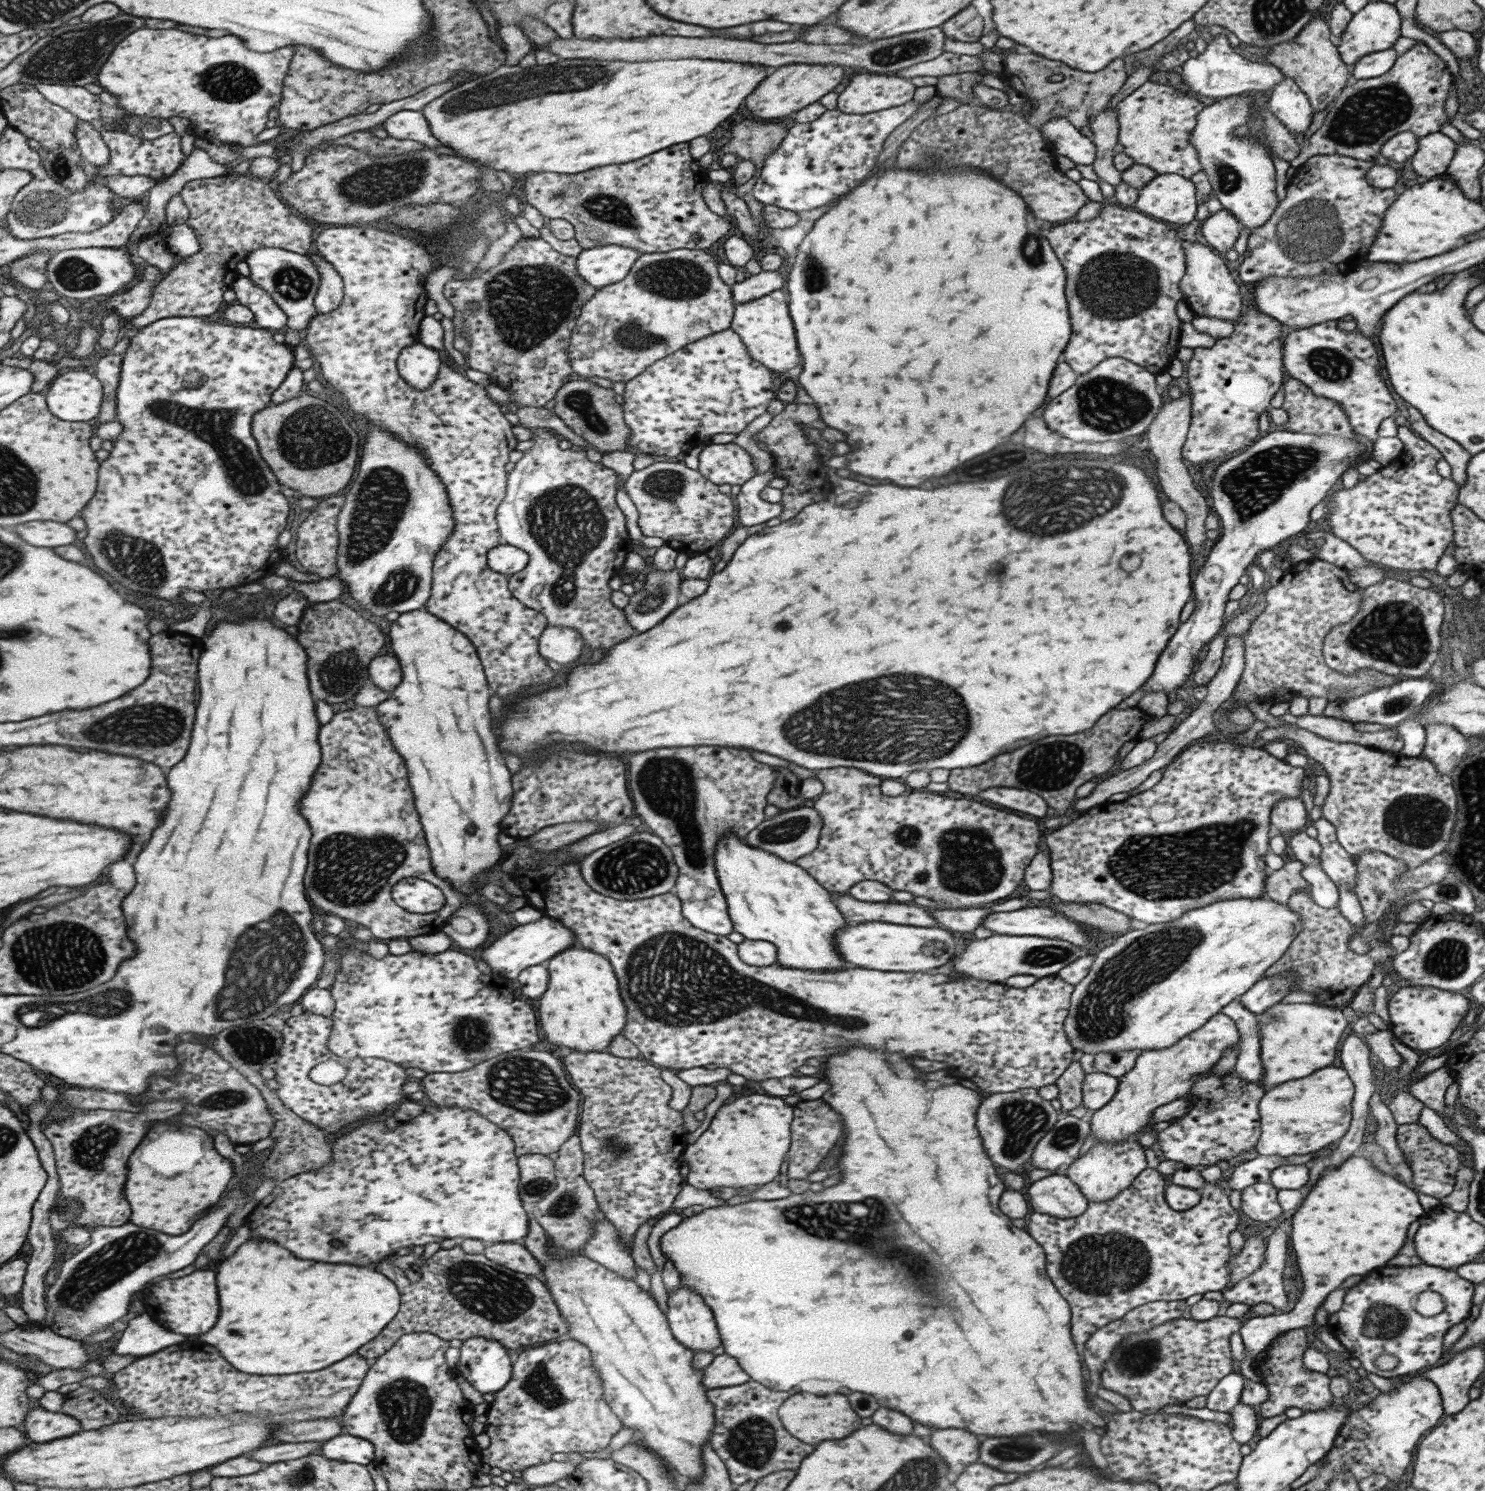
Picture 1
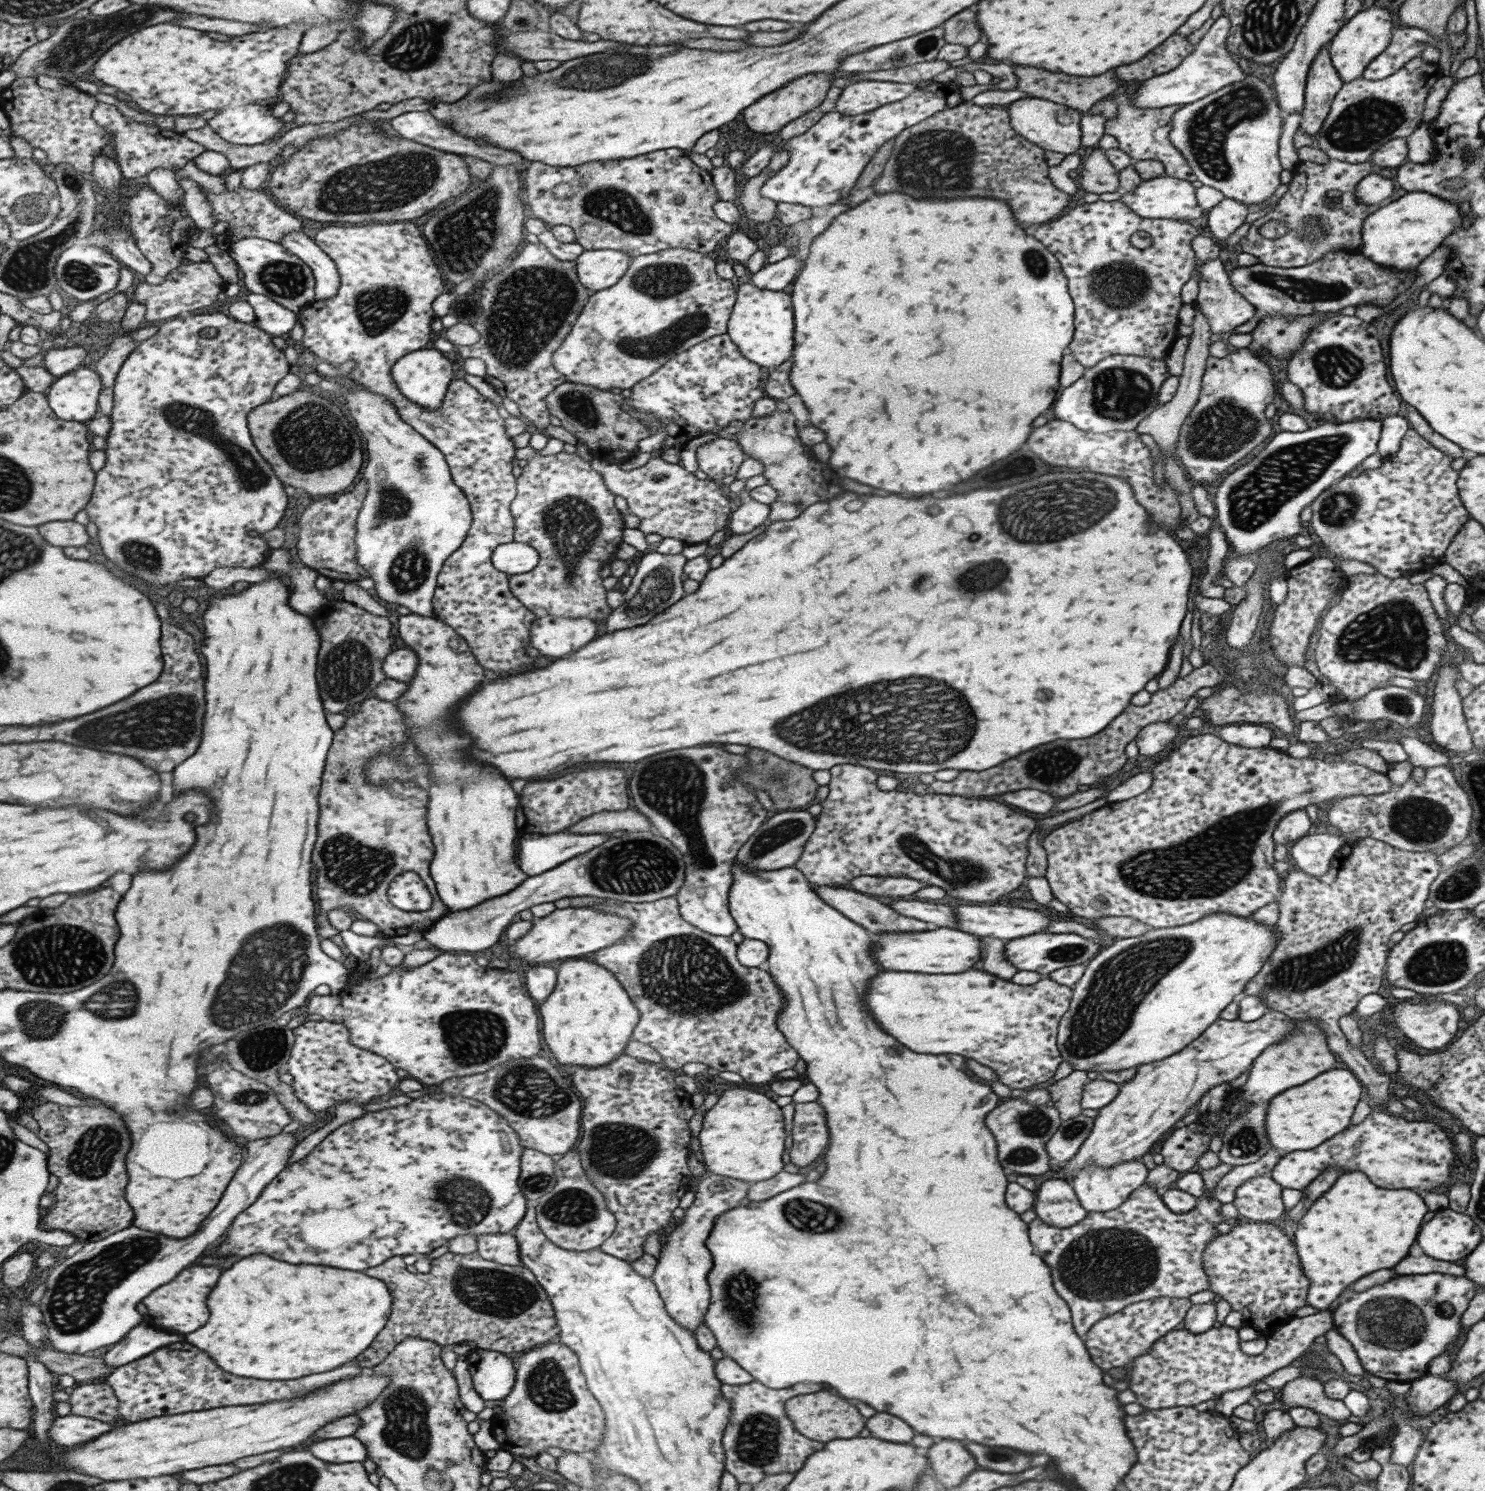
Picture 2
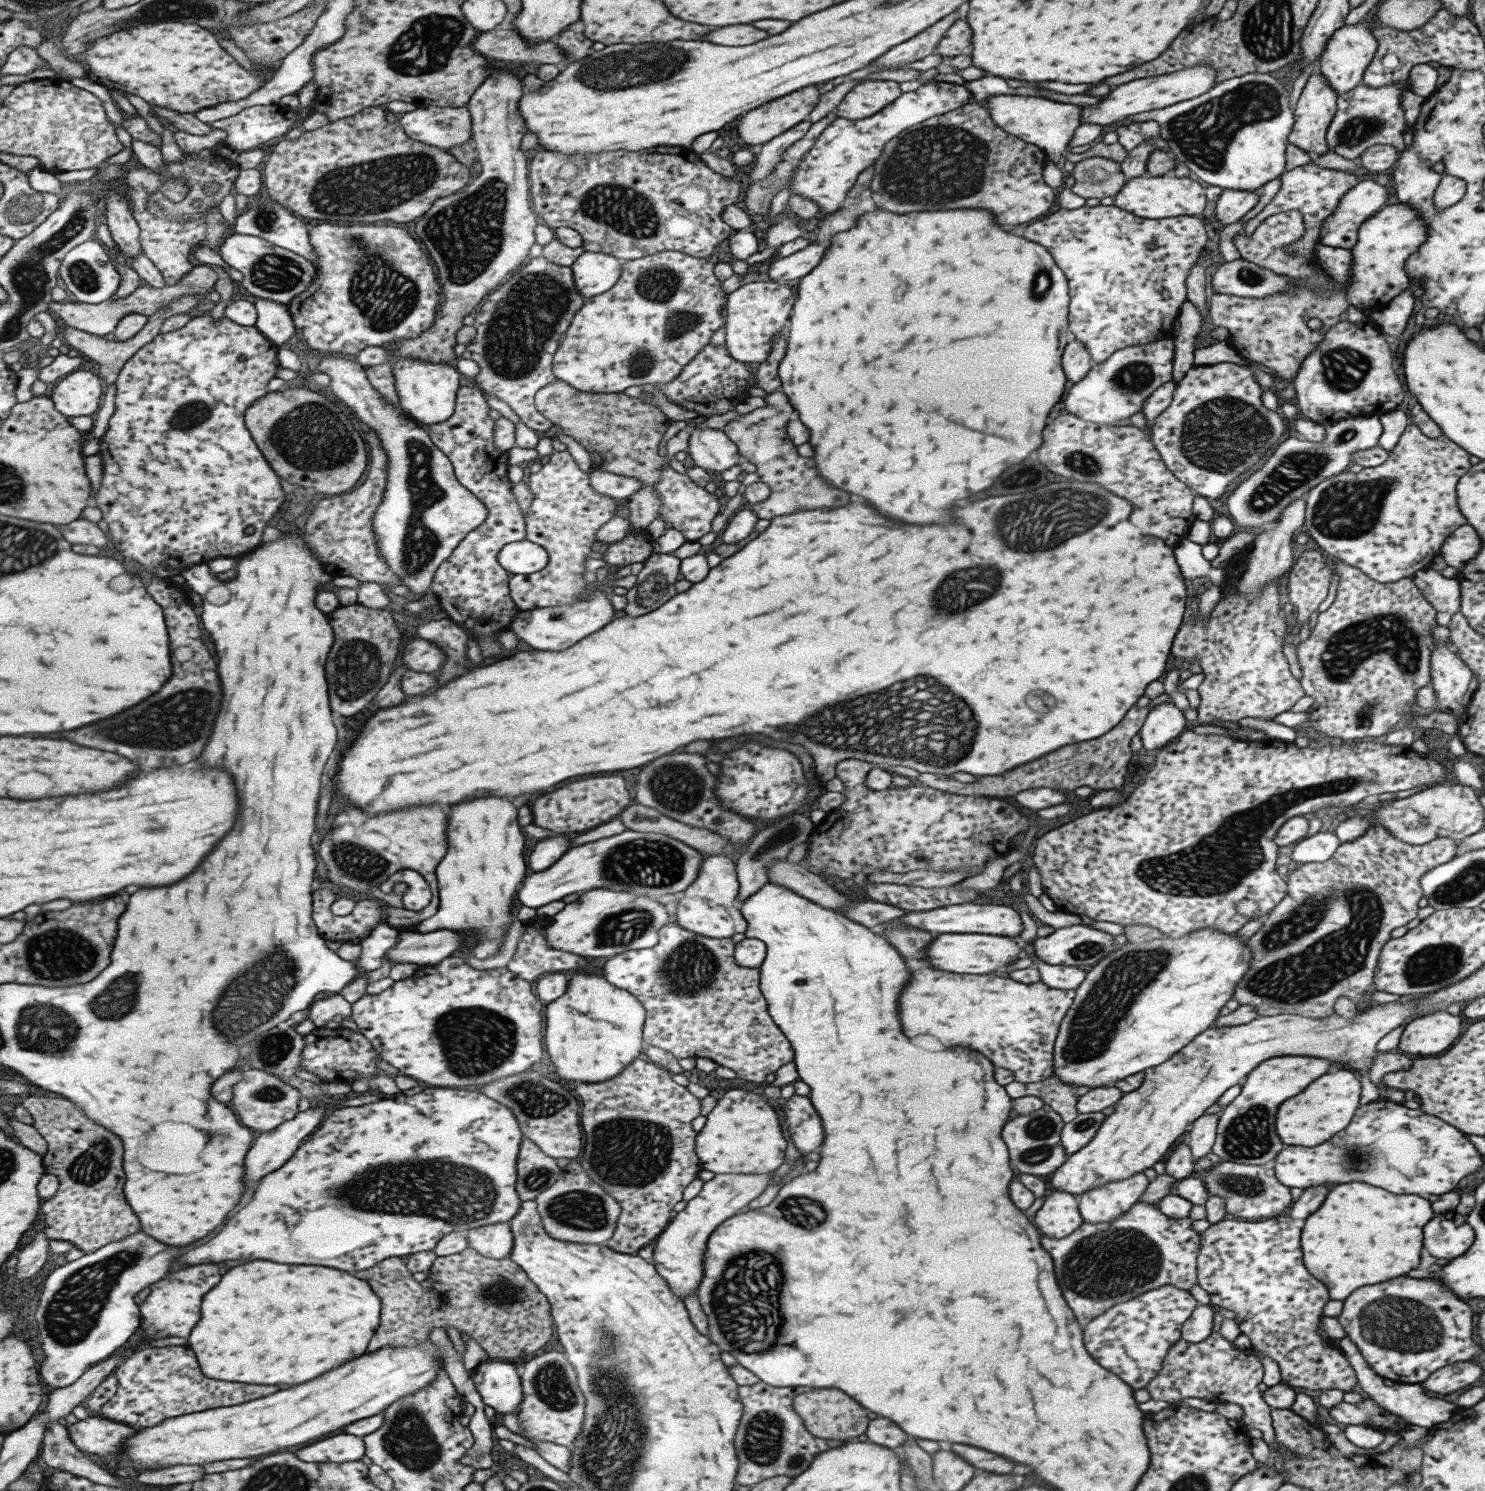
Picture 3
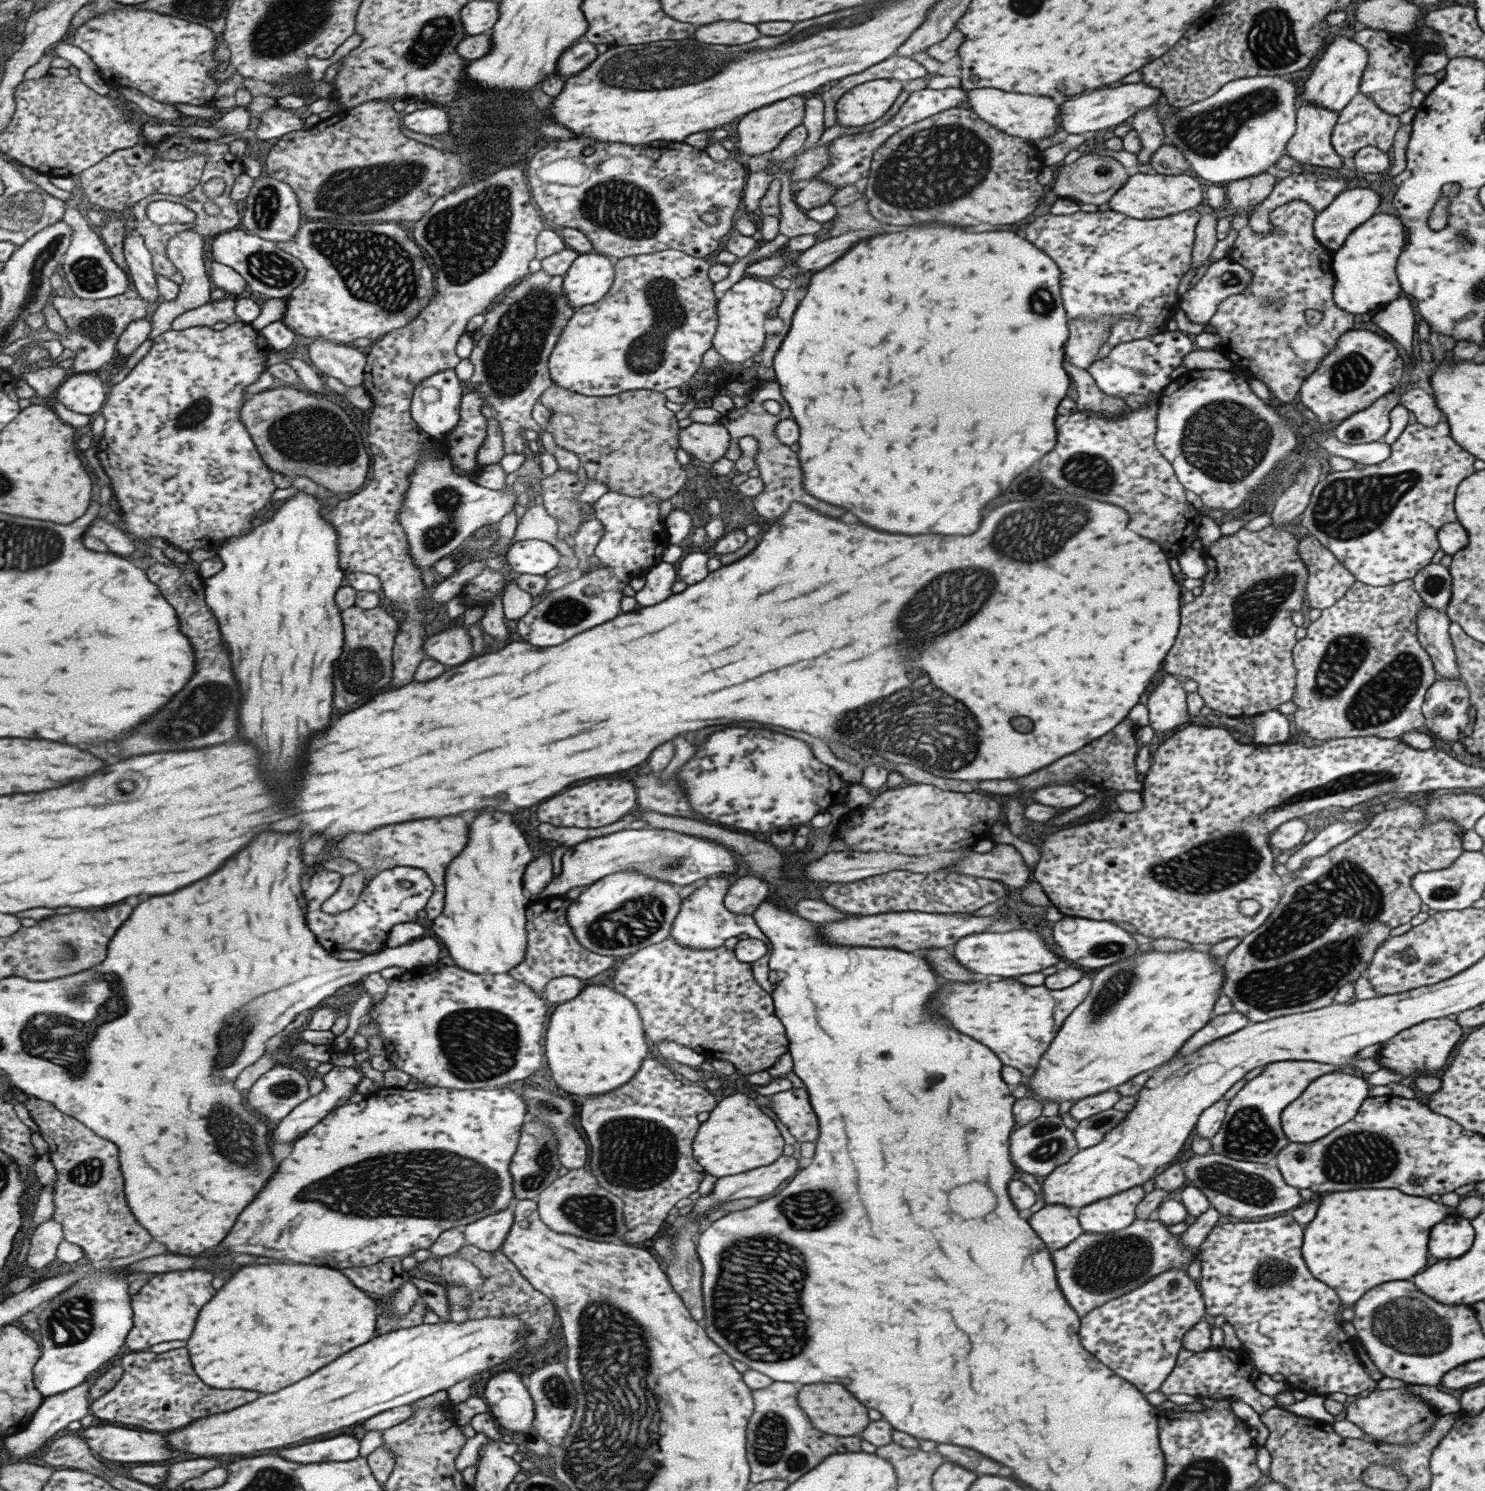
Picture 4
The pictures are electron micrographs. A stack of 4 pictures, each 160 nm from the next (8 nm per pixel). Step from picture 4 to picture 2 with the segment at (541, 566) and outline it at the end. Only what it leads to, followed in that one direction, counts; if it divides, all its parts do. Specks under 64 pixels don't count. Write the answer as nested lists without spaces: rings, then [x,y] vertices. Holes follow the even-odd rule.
[[[517,541],[500,544],[492,552],[492,564],[509,576],[529,572],[539,561],[538,552]]]

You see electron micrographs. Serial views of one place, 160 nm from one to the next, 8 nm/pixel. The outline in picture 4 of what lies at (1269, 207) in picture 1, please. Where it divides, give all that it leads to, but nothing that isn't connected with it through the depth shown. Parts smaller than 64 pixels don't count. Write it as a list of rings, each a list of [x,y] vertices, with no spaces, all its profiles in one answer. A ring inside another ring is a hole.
[[[1253,76],[1249,78],[1238,78],[1237,80],[1230,80],[1221,88],[1218,88],[1211,96],[1206,99],[1198,100],[1189,106],[1178,108],[1174,113],[1170,113],[1166,118],[1161,120],[1164,134],[1164,144],[1170,144],[1182,152],[1185,162],[1188,167],[1203,180],[1209,180],[1213,185],[1222,185],[1233,180],[1241,180],[1248,176],[1257,176],[1262,172],[1274,169],[1274,164],[1283,155],[1286,142],[1293,136],[1296,127],[1295,111],[1298,105],[1298,98],[1295,95],[1295,87],[1289,81],[1283,80],[1277,76]]]

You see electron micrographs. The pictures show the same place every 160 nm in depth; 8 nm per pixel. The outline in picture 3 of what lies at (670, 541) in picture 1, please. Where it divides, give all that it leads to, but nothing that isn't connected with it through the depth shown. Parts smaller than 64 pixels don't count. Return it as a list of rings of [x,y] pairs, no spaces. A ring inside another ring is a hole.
[[[667,465],[660,470],[657,482],[652,490],[657,492],[660,502],[656,510],[656,516],[669,524],[669,528],[678,530],[686,541],[697,541],[703,534],[710,531],[711,520],[717,516],[722,508],[722,500],[718,500],[714,494],[709,494],[703,487],[695,485],[686,473],[680,474]],[[592,469],[588,475],[590,485],[597,494],[609,496],[615,500],[627,502],[633,492],[642,488],[639,479],[613,474],[612,472]]]

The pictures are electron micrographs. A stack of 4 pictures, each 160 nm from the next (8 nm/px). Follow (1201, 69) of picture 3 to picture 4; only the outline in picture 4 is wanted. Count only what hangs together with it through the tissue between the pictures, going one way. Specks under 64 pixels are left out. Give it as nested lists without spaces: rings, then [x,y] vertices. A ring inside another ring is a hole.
[[[1137,83],[1118,84],[1114,88],[1104,88],[1103,90],[1093,90],[1091,94],[1077,96],[1073,100],[1067,100],[1061,104],[1059,110],[1058,128],[1063,129],[1067,134],[1077,133],[1097,133],[1105,128],[1116,127],[1127,123],[1141,108],[1150,104],[1156,104],[1157,98],[1162,94],[1158,88],[1153,88],[1150,84]]]

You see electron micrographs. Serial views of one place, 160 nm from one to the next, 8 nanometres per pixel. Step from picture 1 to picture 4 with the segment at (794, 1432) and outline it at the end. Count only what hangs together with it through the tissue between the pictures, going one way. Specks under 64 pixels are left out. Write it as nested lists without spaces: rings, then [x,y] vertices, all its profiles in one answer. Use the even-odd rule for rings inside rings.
[[[839,1384],[801,1385],[796,1396],[799,1408],[807,1414],[813,1428],[833,1436],[857,1436],[868,1425],[867,1410]]]

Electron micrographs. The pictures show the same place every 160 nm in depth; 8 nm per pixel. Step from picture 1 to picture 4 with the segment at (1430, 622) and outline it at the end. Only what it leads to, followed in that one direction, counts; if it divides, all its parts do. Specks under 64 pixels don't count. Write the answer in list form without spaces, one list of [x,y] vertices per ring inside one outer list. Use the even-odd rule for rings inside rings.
[[[1411,578],[1376,587],[1354,580],[1335,604],[1307,626],[1304,638],[1292,648],[1296,675],[1291,702],[1297,705],[1291,723],[1294,732],[1323,741],[1365,736],[1399,739],[1424,727],[1421,704],[1435,675],[1429,655],[1417,642],[1416,614],[1424,603],[1412,584]]]

